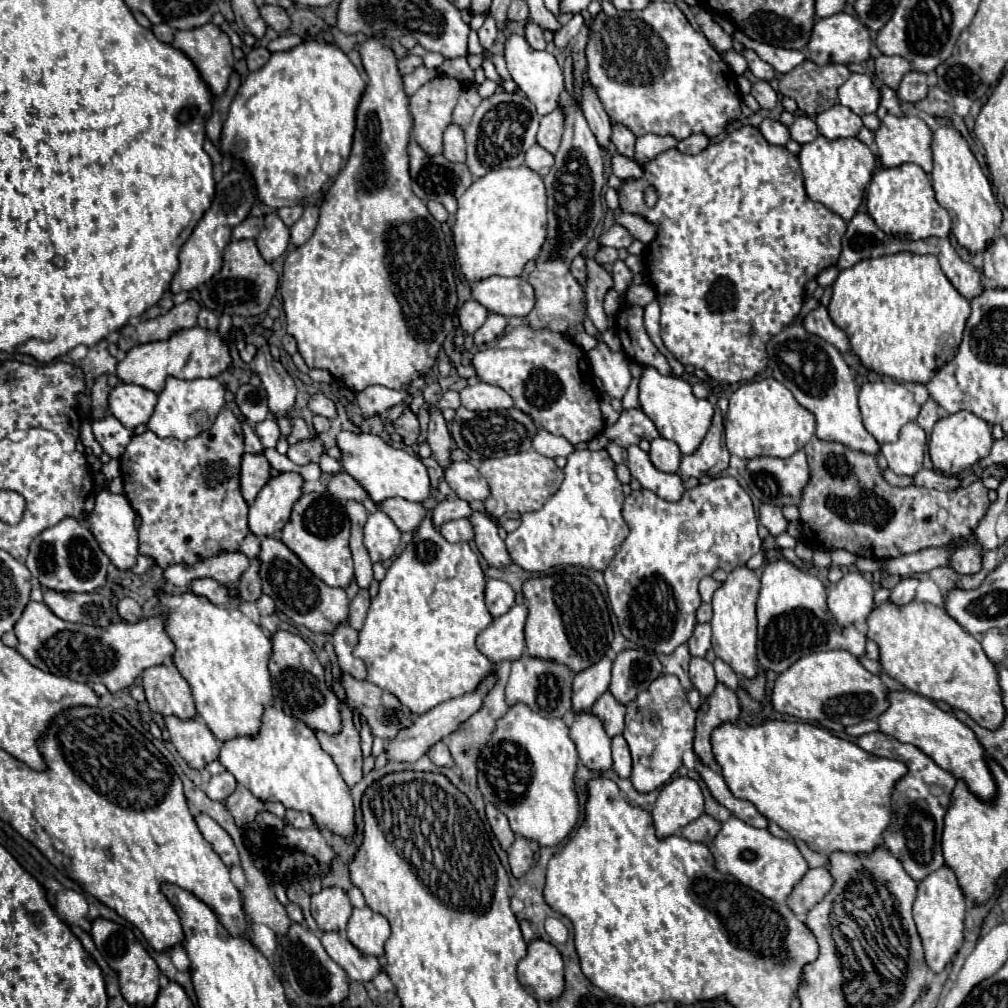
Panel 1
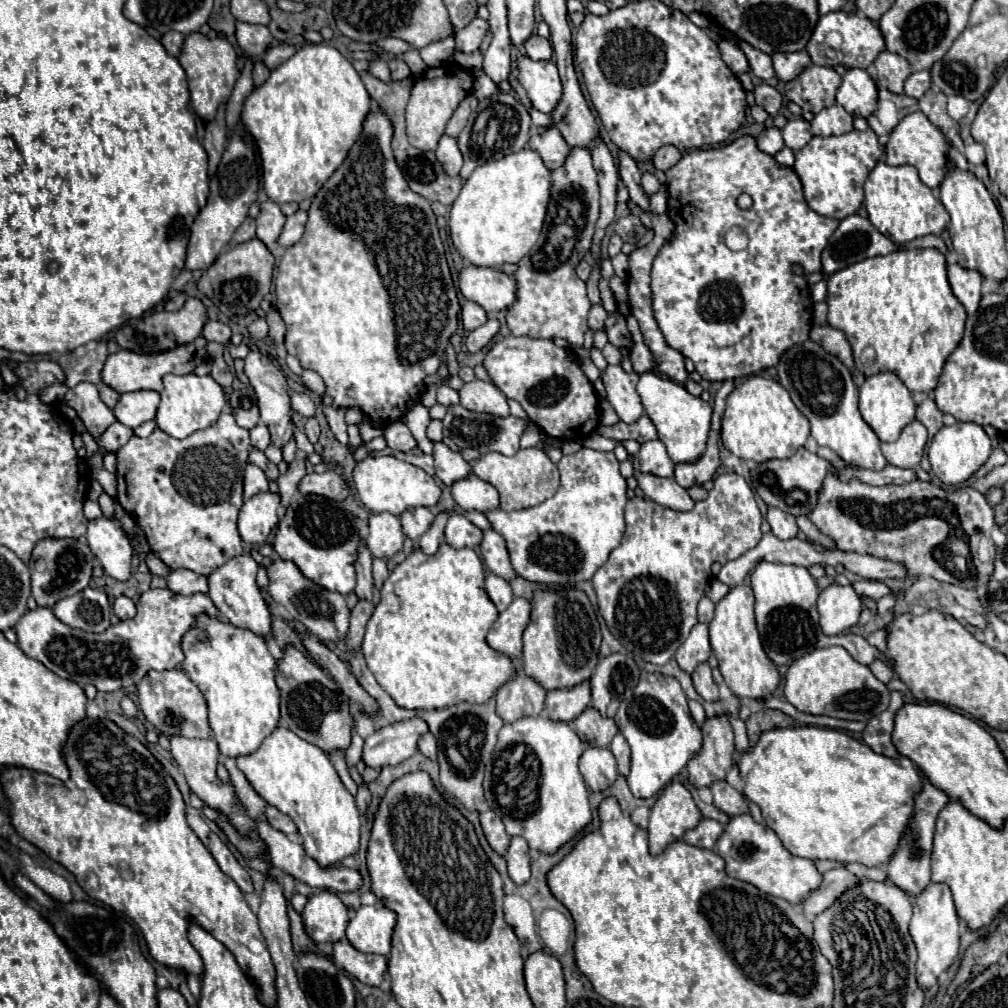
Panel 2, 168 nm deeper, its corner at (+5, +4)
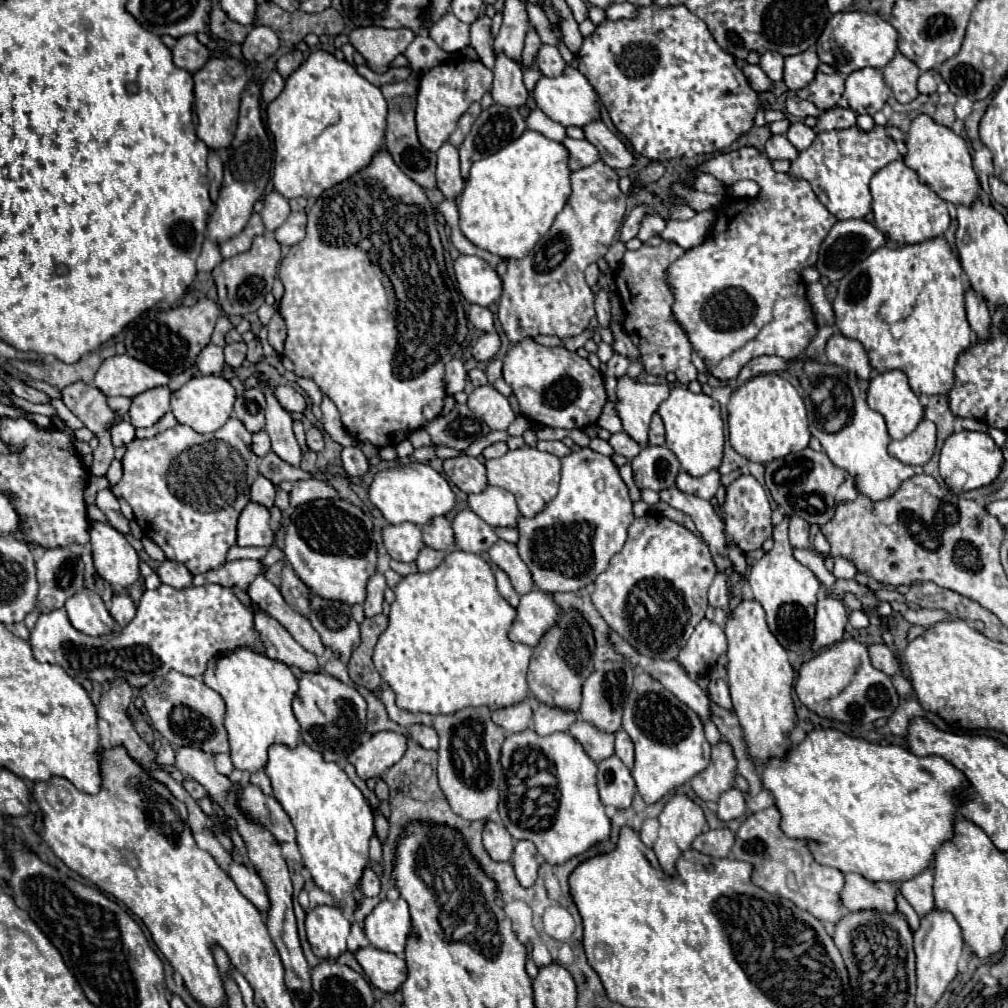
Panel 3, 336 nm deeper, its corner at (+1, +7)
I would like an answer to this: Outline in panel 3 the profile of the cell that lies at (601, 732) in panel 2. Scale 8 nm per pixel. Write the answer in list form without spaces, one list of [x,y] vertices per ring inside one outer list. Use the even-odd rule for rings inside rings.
[[[574,721],[568,733],[582,745],[594,763],[600,763],[602,759],[614,755],[614,735],[596,733],[596,729],[592,729],[592,725],[586,721]]]

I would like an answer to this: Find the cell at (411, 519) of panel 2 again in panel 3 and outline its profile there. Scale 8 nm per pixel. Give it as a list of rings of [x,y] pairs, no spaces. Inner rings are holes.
[[[436,517],[436,521],[432,521],[432,529],[422,529],[422,535],[424,535],[424,543],[436,551],[446,553],[456,547],[454,531],[446,517]]]

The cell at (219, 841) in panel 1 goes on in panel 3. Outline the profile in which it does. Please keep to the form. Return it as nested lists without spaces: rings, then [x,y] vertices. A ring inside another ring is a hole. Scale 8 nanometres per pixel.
[[[230,863],[230,877],[236,883],[238,891],[254,903],[254,907],[260,913],[266,913],[270,909],[270,899],[266,893],[266,885],[260,879],[258,873],[252,873],[246,865],[242,863]]]

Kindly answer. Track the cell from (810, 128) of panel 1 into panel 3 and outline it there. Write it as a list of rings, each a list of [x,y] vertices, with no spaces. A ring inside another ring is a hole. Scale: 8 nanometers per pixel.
[[[800,121],[800,123],[792,123],[792,125],[790,125],[786,137],[788,137],[788,141],[790,141],[798,151],[804,151],[804,149],[808,149],[808,147],[812,145],[812,141],[816,139],[816,131],[810,129],[810,127],[806,127],[806,125]]]

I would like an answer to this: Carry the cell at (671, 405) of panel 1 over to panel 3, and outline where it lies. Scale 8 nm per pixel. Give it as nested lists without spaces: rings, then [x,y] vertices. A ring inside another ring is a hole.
[[[672,387],[670,389],[670,397],[658,407],[658,413],[666,425],[666,447],[676,455],[676,459],[680,461],[682,469],[692,475],[692,477],[702,477],[712,469],[718,469],[722,463],[722,455],[724,455],[724,421],[722,421],[722,413],[720,413],[720,405],[718,401],[714,401],[712,397],[704,395],[704,393],[692,393],[686,387]]]

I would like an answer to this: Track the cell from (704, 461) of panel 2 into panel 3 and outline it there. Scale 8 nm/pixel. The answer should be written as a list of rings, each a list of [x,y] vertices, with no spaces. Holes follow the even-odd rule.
[[[680,471],[680,475],[676,477],[676,487],[682,493],[690,493],[690,495],[696,495],[696,497],[702,497],[702,499],[708,499],[708,501],[716,495],[718,485],[720,485],[720,473],[718,471],[710,471],[704,477],[698,477],[698,479]]]

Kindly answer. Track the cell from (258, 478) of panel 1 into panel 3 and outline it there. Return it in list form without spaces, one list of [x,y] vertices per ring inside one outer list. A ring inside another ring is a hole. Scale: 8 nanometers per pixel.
[[[260,475],[260,477],[252,483],[252,487],[250,487],[250,497],[252,497],[252,501],[254,501],[254,503],[260,503],[260,505],[264,505],[264,507],[268,507],[268,509],[274,507],[274,495],[276,495],[274,485],[272,485],[266,477],[262,477],[262,475]]]

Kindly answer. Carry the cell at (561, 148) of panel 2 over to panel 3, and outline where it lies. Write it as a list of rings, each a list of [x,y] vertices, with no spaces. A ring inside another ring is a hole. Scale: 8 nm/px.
[[[566,137],[562,143],[570,151],[570,169],[572,171],[590,167],[600,161],[600,151],[590,141],[576,141],[576,139]]]

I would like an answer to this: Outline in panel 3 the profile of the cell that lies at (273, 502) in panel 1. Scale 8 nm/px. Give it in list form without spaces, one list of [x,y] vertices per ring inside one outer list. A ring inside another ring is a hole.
[[[248,503],[238,519],[236,545],[238,547],[270,547],[274,531],[270,527],[270,511],[264,505]]]

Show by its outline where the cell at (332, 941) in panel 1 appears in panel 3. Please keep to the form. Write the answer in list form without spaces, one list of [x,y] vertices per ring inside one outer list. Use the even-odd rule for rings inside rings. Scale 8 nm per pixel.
[[[362,947],[362,949],[356,951],[356,959],[358,959],[358,963],[362,965],[364,973],[370,977],[370,983],[372,983],[374,987],[378,987],[380,991],[384,991],[384,993],[394,993],[394,991],[398,991],[400,985],[406,981],[406,975],[408,975],[408,971],[406,971],[406,961],[400,959],[400,957],[394,955],[394,953],[380,951],[380,949],[376,949],[376,947]]]

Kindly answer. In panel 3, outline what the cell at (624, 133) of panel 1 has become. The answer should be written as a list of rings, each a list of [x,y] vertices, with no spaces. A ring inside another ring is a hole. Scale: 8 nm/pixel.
[[[664,241],[658,247],[642,245],[636,251],[626,251],[622,265],[614,275],[614,281],[616,281],[618,295],[626,313],[624,331],[640,349],[644,371],[650,375],[662,375],[662,377],[666,377],[668,373],[674,373],[678,383],[688,385],[690,381],[698,377],[698,371],[690,361],[692,345],[684,329],[672,315],[674,293],[668,285],[668,267],[676,259],[680,259],[684,253],[686,251],[672,241]]]

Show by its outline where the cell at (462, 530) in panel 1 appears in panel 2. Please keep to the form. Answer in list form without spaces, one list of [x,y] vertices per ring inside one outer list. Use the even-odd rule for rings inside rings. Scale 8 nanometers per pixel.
[[[460,514],[448,518],[444,538],[452,548],[474,548],[482,540],[482,530],[472,526],[472,522]]]

